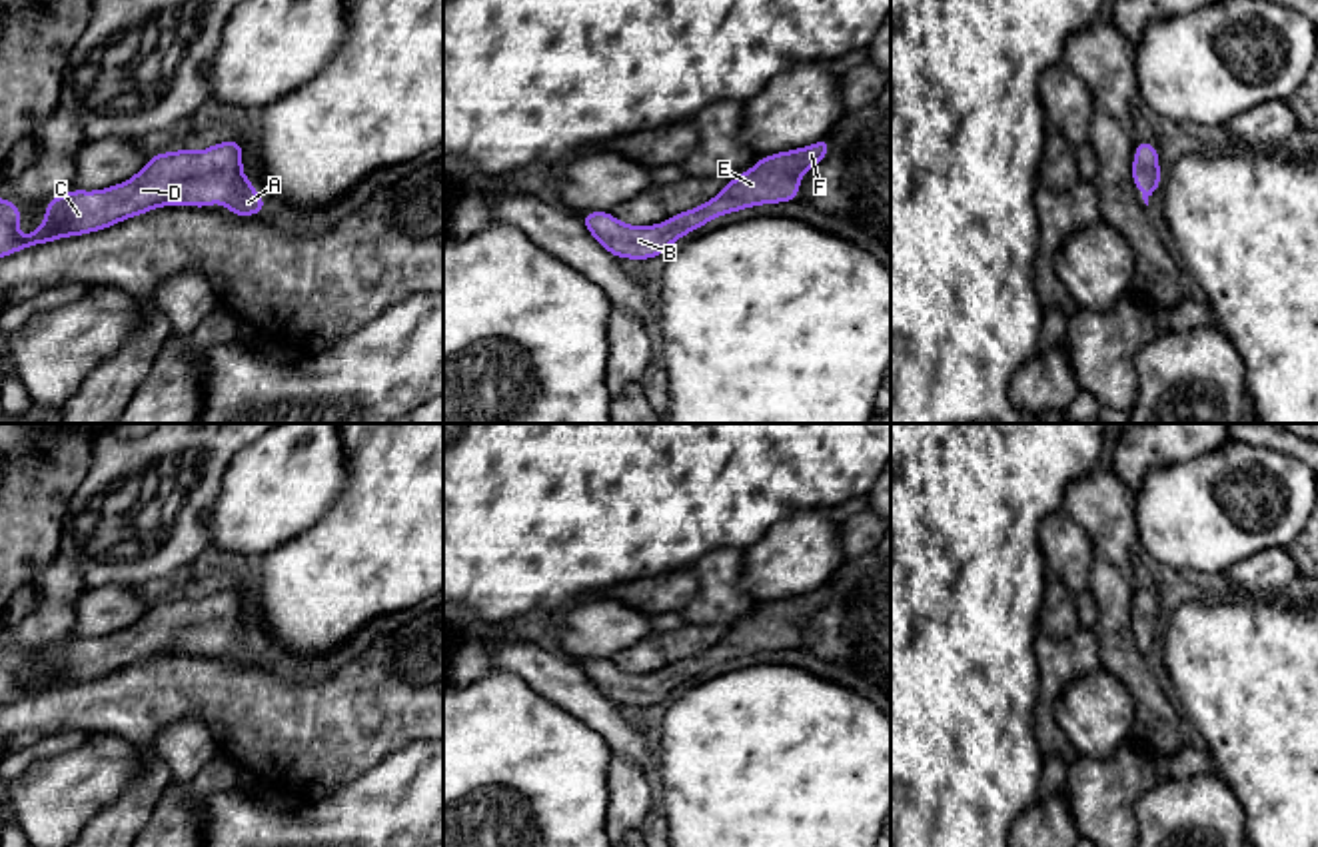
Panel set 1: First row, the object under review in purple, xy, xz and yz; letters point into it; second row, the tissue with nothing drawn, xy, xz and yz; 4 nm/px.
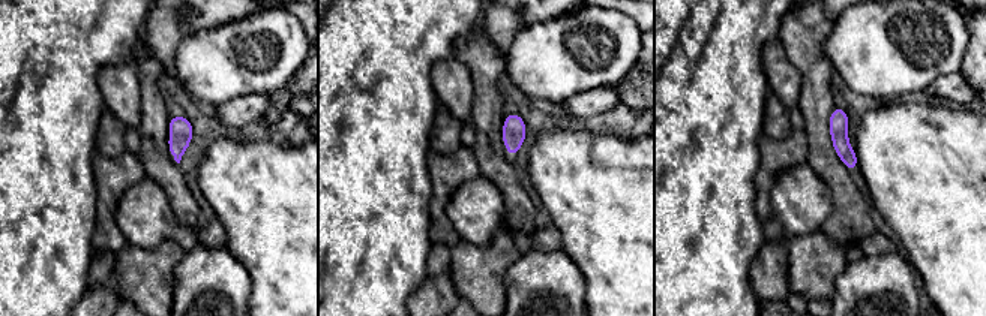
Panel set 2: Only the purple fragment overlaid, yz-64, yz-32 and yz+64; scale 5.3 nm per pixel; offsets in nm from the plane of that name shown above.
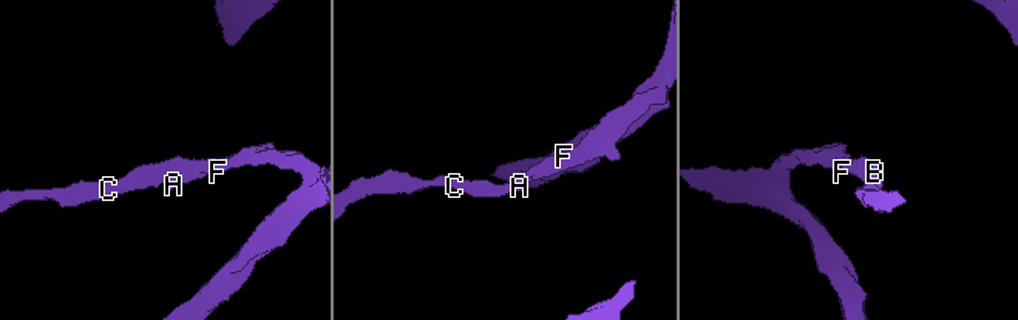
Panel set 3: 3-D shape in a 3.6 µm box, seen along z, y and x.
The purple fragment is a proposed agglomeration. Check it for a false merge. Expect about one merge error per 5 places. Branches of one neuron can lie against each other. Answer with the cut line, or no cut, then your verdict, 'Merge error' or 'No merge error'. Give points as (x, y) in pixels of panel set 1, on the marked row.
No split. No merge error

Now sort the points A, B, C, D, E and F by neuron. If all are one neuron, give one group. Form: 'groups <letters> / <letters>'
groups A B C D E F

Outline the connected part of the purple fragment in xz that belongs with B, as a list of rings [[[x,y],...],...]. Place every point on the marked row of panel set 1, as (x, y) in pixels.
[[[825,136],[813,146],[761,156],[759,164],[729,182],[707,204],[687,210],[657,226],[625,226],[611,212],[585,212],[581,222],[599,244],[619,260],[647,260],[661,256],[677,238],[705,226],[711,218],[759,204],[791,202],[799,198],[799,178],[815,168],[831,150]]]

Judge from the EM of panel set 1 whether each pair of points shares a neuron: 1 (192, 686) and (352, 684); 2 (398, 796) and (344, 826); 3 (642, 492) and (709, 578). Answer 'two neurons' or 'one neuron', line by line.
1: one neuron
2: one neuron
3: two neurons

